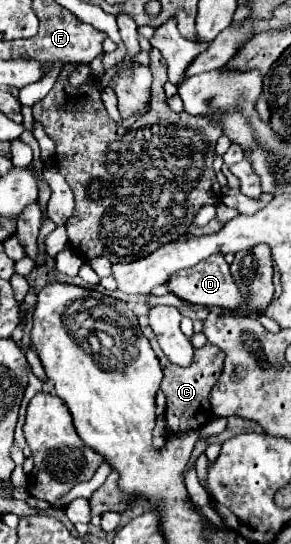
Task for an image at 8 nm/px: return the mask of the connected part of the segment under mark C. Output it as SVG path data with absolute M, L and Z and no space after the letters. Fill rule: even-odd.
M144 327L142 333L150 339L150 345L152 345L156 357L160 359L160 365L162 365L162 371L164 371L162 391L166 393L166 407L168 407L166 409L166 423L168 423L168 429L172 433L182 433L182 431L188 431L188 429L200 429L202 423L206 423L212 417L208 393L210 393L210 389L214 387L214 383L218 381L218 377L222 373L224 353L218 347L214 347L214 345L208 343L204 349L198 349L194 353L194 361L192 361L190 367L178 367L178 365L170 363L162 355L160 345L156 343L156 335L152 333L150 327Z

